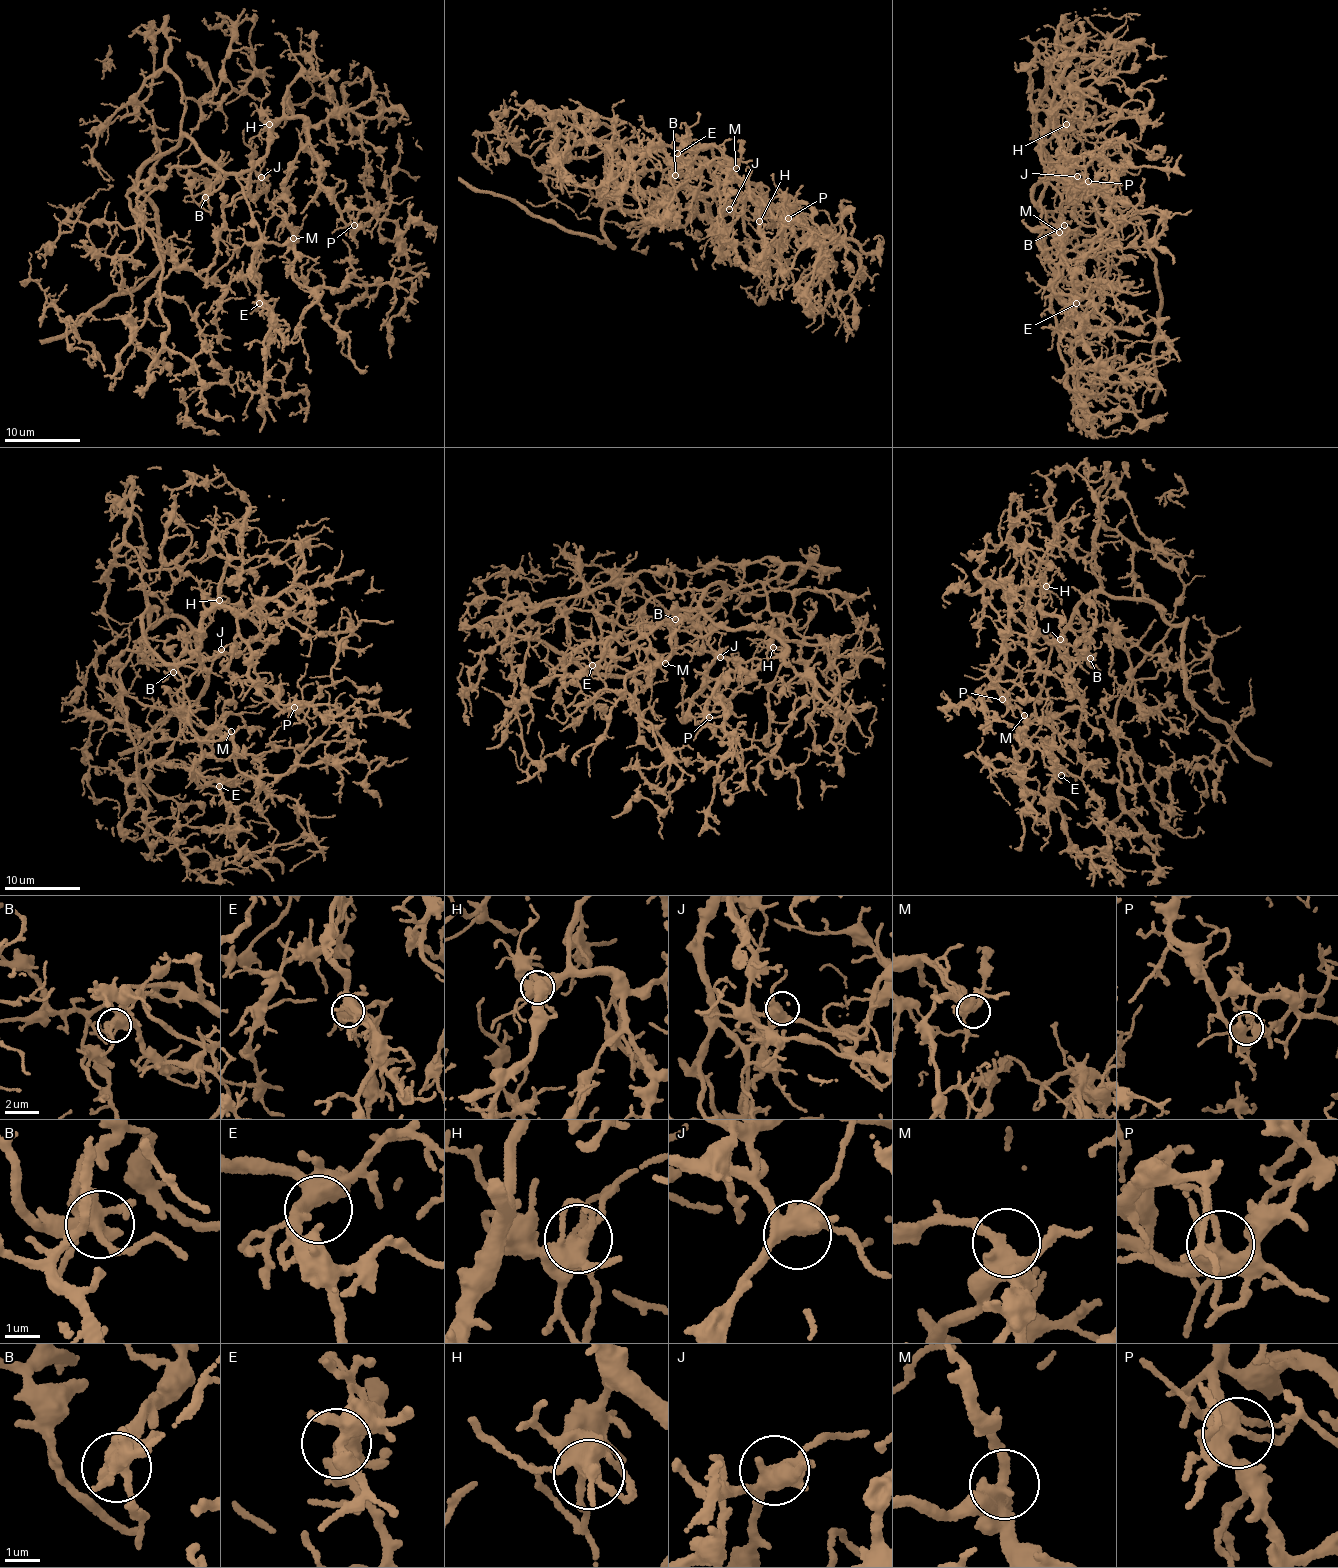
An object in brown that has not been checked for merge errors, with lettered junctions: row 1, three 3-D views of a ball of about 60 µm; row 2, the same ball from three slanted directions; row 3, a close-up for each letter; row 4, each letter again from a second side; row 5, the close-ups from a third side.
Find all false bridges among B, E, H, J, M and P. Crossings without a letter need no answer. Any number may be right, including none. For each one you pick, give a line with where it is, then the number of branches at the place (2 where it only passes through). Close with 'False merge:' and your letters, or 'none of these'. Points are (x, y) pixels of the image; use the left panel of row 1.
False merge: none of these

